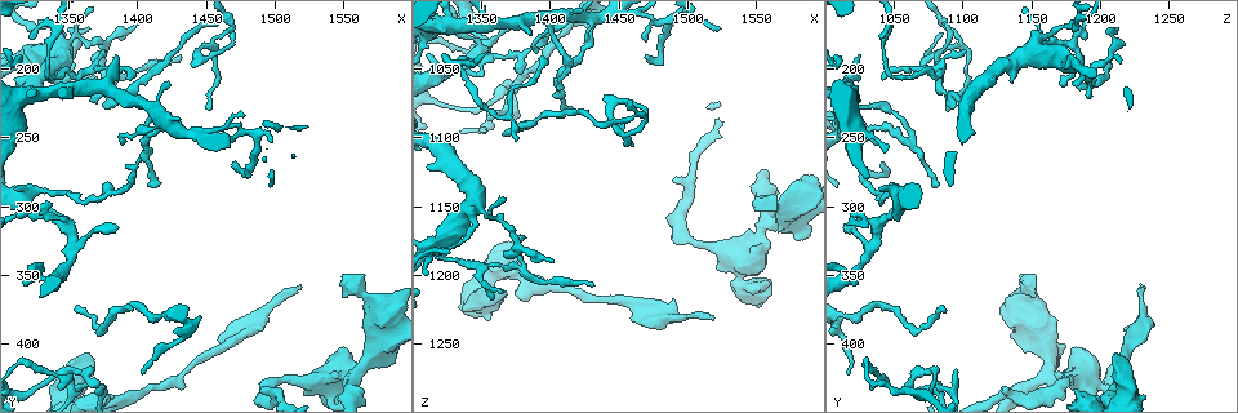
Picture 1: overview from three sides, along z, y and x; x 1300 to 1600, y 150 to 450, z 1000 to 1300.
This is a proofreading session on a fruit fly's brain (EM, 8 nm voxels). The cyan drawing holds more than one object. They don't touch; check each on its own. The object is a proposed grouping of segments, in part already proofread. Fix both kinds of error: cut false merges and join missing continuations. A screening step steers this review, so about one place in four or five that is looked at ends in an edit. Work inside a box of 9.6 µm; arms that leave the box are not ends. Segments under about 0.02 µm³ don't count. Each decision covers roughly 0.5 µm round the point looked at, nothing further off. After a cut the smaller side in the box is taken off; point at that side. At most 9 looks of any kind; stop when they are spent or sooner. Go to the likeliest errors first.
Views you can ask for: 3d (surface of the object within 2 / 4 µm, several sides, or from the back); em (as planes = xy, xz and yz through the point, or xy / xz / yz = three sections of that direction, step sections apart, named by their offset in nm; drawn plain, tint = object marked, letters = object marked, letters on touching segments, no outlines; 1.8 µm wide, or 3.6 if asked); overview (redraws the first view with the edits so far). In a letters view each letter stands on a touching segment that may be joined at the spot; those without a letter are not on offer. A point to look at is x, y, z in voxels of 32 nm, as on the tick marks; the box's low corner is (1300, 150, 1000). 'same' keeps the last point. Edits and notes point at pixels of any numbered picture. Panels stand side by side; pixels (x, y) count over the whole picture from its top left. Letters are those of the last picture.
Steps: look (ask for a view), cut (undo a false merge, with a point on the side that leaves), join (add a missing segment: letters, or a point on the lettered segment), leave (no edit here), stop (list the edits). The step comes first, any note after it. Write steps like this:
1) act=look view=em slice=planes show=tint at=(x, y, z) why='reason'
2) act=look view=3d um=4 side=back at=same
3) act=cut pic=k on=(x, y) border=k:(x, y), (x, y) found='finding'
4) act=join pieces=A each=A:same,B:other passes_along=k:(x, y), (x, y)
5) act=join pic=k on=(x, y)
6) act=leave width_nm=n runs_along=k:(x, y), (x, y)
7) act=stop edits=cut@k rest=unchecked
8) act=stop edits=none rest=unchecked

act=look view=em slice=planes show=letters at=(1418, 284, 1082) why='thin end'

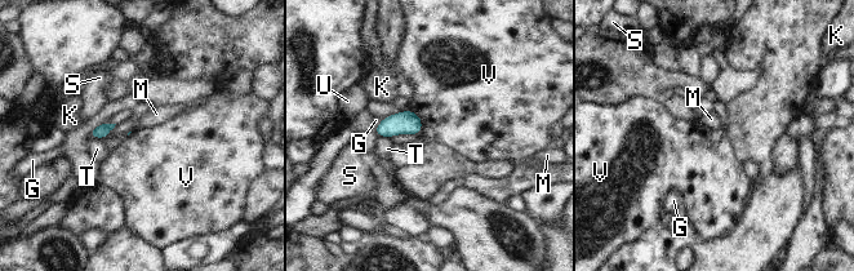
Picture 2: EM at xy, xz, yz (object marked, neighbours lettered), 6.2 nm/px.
act=leave each=G:other,K:other,M:other,S:other,T:other,U:other,V:other border=2:(409, 109), (421, 120), (417, 136) found='none of them fits'

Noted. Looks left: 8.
act=look view=em slice=planes show=letters at=(1518, 358, 1228) why='branch stops here'

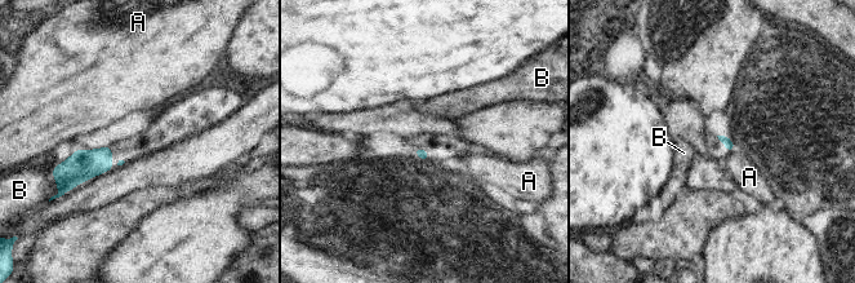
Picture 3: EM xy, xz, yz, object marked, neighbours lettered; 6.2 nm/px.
act=leave each=A:other,B:other found='no lettered segment goes on from it'

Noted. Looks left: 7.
act=look view=3d um=2 at=(1364, 224, 1096) why='tapers out'

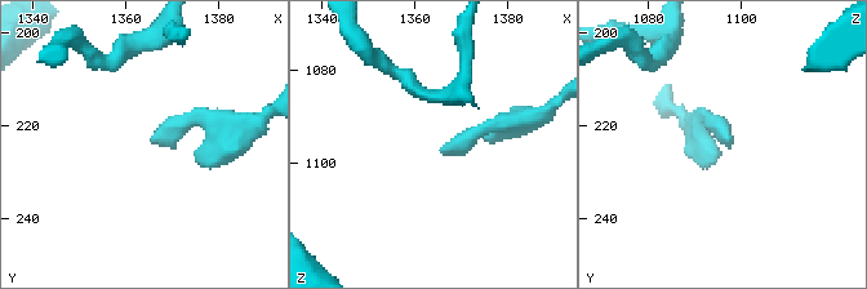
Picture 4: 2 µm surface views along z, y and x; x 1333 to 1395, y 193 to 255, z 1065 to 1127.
act=look view=em slice=planes show=tint at=(1365, 222, 1097) why='need the tissue'

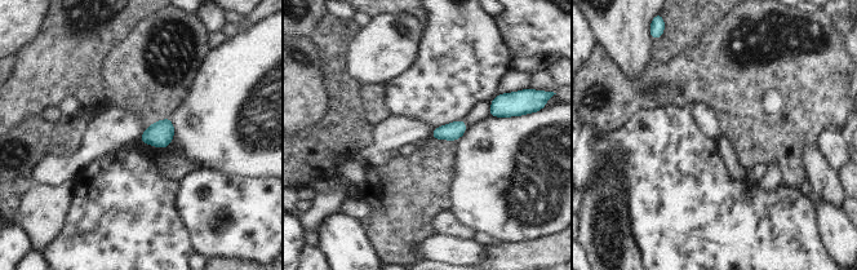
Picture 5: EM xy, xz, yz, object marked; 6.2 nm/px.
act=look view=em slice=planes show=letters at=same

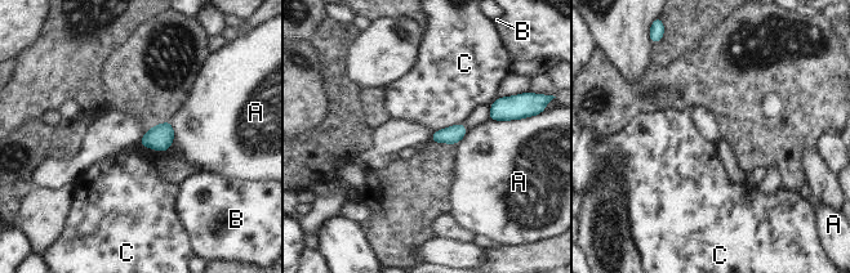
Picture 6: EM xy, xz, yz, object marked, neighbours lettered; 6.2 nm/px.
act=leave each=A:other,B:other,C:other found='none of them fits'

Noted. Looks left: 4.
act=look view=em slice=planes show=letters at=(1430, 192, 1208) why='branch stops here'

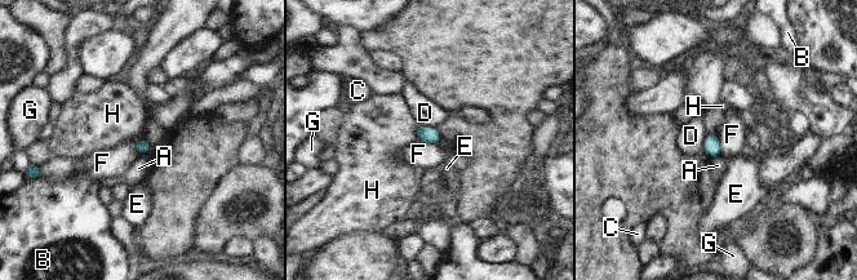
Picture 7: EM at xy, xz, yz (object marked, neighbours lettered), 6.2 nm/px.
act=leave width_nm=90 each=A:other,B:other,C:other,D:other,E:other,F:other,G:other,H:other border=7:(146, 137), (134, 146), (141, 156) found='none of them fits'

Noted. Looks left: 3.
act=stop edits=none rest=unchecked

